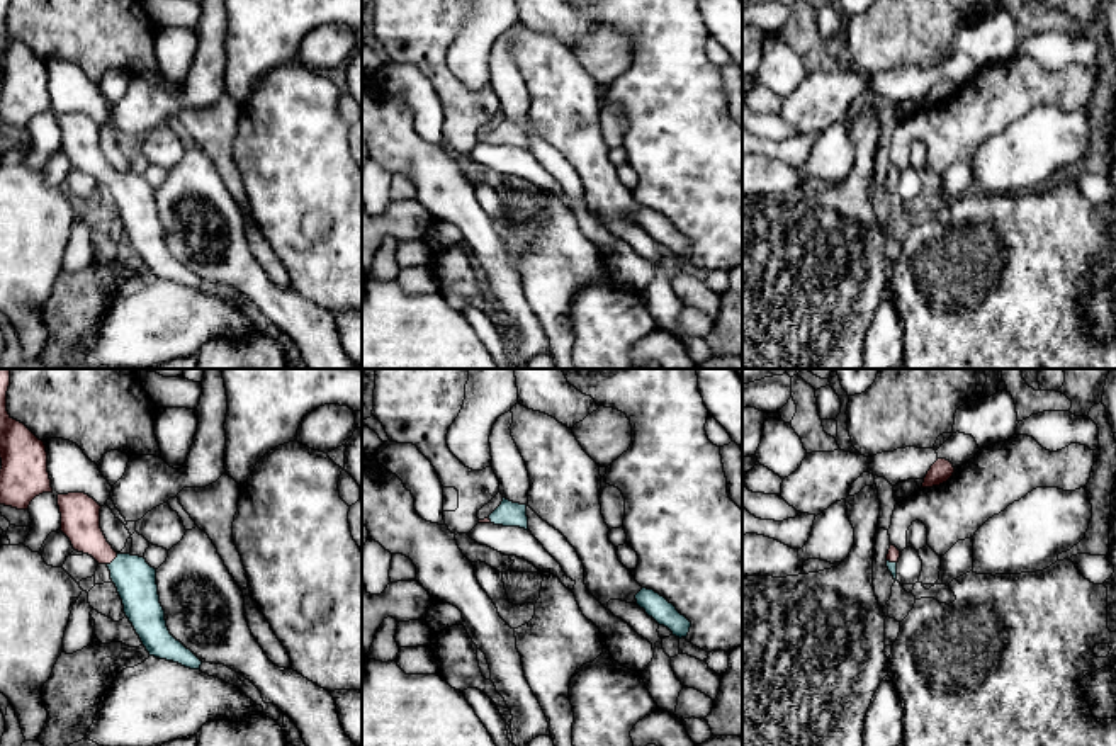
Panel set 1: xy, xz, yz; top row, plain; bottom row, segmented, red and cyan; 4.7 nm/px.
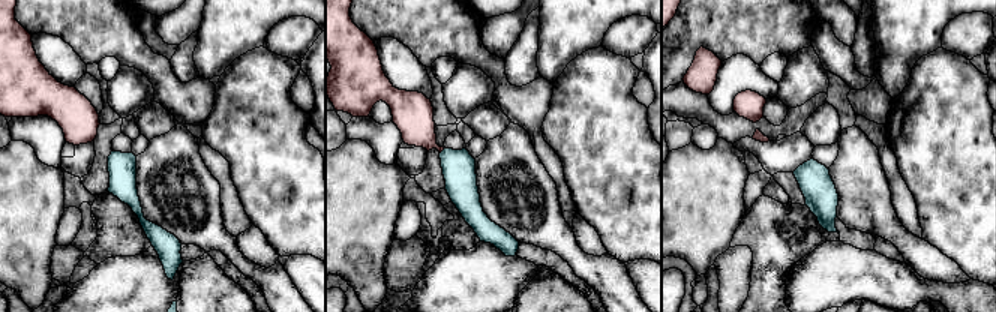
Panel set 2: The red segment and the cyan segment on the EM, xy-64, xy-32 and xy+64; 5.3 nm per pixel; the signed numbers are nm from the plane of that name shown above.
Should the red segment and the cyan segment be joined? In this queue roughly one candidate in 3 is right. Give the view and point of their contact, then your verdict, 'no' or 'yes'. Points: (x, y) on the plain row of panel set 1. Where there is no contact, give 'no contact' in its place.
contact xy (112, 179); yes

